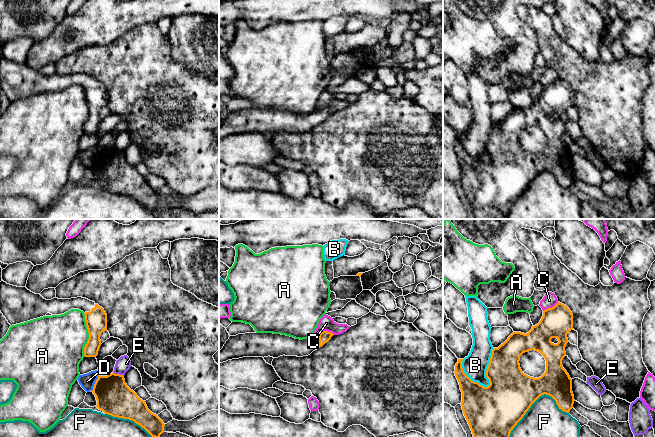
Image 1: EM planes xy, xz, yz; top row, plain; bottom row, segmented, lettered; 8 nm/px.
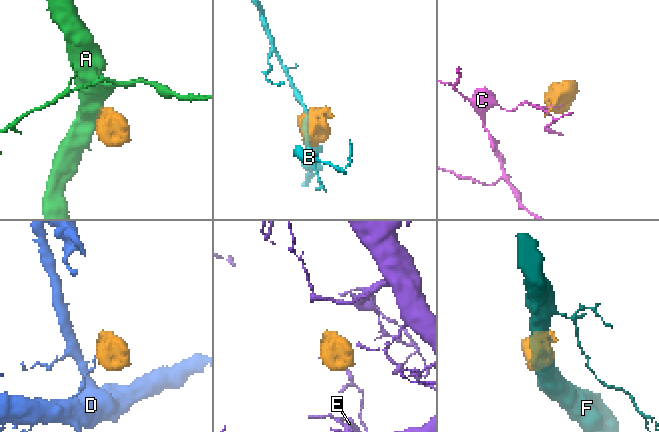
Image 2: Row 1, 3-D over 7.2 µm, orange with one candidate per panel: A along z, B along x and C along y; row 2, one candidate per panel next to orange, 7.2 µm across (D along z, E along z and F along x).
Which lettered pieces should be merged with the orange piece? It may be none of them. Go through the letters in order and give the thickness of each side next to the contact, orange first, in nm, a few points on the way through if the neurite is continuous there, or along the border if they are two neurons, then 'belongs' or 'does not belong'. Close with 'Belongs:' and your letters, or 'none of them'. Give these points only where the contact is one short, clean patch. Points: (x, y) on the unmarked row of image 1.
A: 180 nm thick on the orange side, 420 nm on the other; border along xy (83, 89), (88, 109), (88, 117), (84, 123), (85, 132); does not belong
B: 340 nm thick on the orange side, 190 nm on the other; does not belong
C: 90 nm thick on the orange side, 120 nm on the other; border along xz (317, 110), (323, 107), (330, 107), (334, 110); does not belong
D: 280 nm thick on the orange side, 120 nm on the other; border along xy (98, 151), (91, 167); does not belong
E: 280 nm thick on the orange side, 120 nm on the other; border along xy (113, 148), (123, 151); does not belong
F: 380 nm thick on the orange side, 440 nm on the other; does not belong
Belongs: none of them

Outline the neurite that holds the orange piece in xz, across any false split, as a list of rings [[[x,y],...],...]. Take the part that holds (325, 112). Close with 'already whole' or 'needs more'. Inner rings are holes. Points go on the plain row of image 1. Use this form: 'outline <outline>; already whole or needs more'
outline [[[323,107],[303,116],[273,109],[230,112],[219,127],[219,140],[243,133],[308,132],[327,119],[333,111],[331,108]]]; needs more

